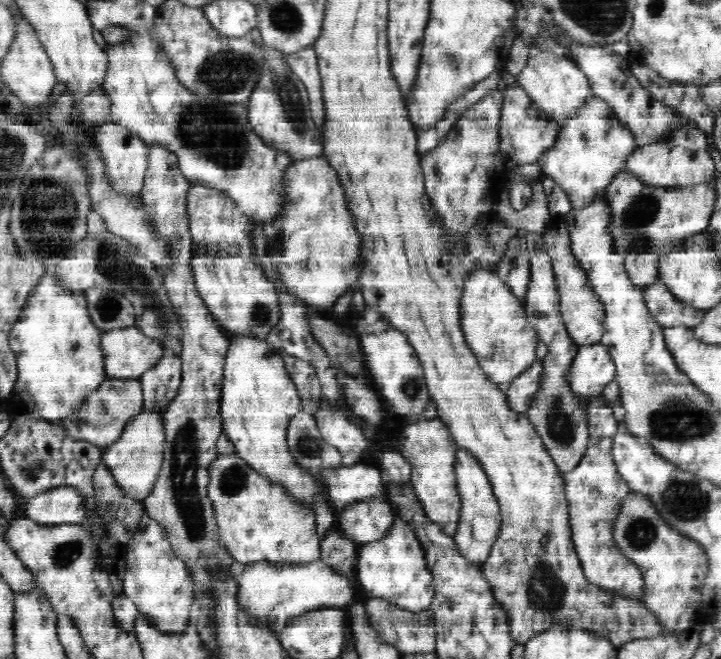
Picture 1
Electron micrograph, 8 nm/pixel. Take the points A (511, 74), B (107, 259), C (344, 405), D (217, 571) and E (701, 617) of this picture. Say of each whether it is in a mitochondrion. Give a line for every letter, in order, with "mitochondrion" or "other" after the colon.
A: other
B: mitochondrion
C: other
D: other
E: other

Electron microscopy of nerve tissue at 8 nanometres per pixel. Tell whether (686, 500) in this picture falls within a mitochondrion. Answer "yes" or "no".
yes

